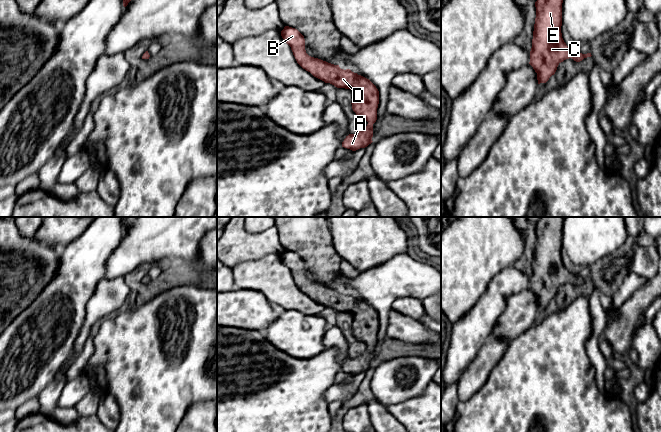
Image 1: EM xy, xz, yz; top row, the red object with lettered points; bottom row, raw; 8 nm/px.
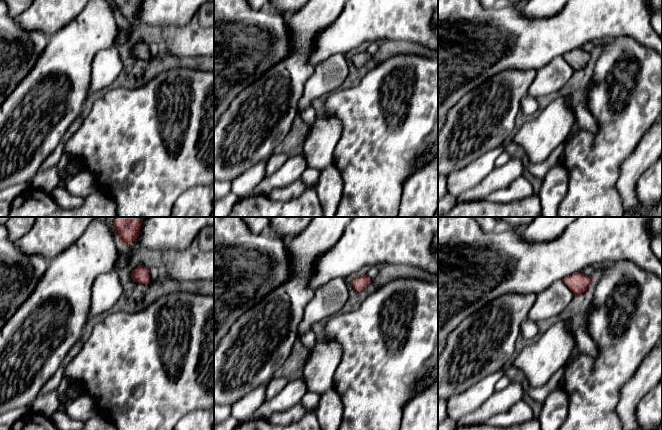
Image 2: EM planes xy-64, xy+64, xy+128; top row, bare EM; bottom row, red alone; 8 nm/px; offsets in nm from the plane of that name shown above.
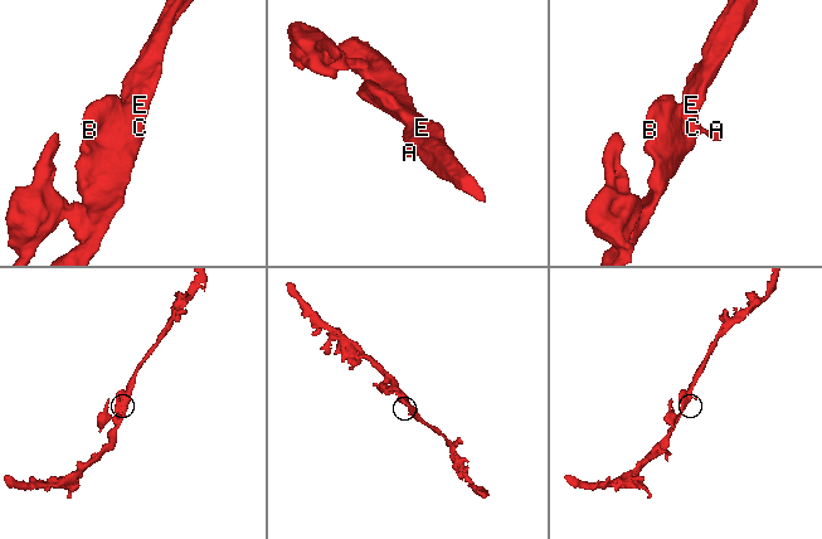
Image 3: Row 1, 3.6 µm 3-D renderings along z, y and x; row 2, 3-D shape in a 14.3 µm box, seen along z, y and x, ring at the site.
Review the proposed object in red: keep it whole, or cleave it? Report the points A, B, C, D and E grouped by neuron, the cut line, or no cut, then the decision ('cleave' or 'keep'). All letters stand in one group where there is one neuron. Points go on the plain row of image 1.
A B C D E; no cut; keep

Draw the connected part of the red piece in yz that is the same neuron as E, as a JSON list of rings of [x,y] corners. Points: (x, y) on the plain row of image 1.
[[[541,217],[535,226],[536,242],[529,288],[537,297],[538,308],[546,307],[564,284],[572,282],[580,286],[592,280],[591,277],[573,276],[562,262],[564,218]]]

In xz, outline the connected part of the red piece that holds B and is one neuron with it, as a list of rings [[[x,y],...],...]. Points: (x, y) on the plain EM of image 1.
[[[285,250],[281,255],[284,265],[291,271],[297,287],[314,301],[330,307],[337,312],[350,313],[353,316],[352,333],[357,340],[364,342],[367,350],[349,358],[342,366],[342,371],[356,375],[371,368],[373,348],[377,344],[379,315],[367,302],[352,296],[350,293],[341,293],[318,282],[309,280],[305,274],[304,260],[295,252]]]

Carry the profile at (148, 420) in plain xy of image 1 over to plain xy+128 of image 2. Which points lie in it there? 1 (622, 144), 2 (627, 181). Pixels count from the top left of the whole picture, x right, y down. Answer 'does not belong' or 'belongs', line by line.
1: belongs
2: does not belong

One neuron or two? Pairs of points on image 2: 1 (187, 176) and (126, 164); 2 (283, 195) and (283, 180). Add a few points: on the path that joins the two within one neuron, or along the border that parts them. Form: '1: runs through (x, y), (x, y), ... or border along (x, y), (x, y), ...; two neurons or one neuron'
1: runs through (171, 173), (137, 173); one neuron
2: border along (299, 178), (284, 186), (274, 188), (267, 195); two neurons

